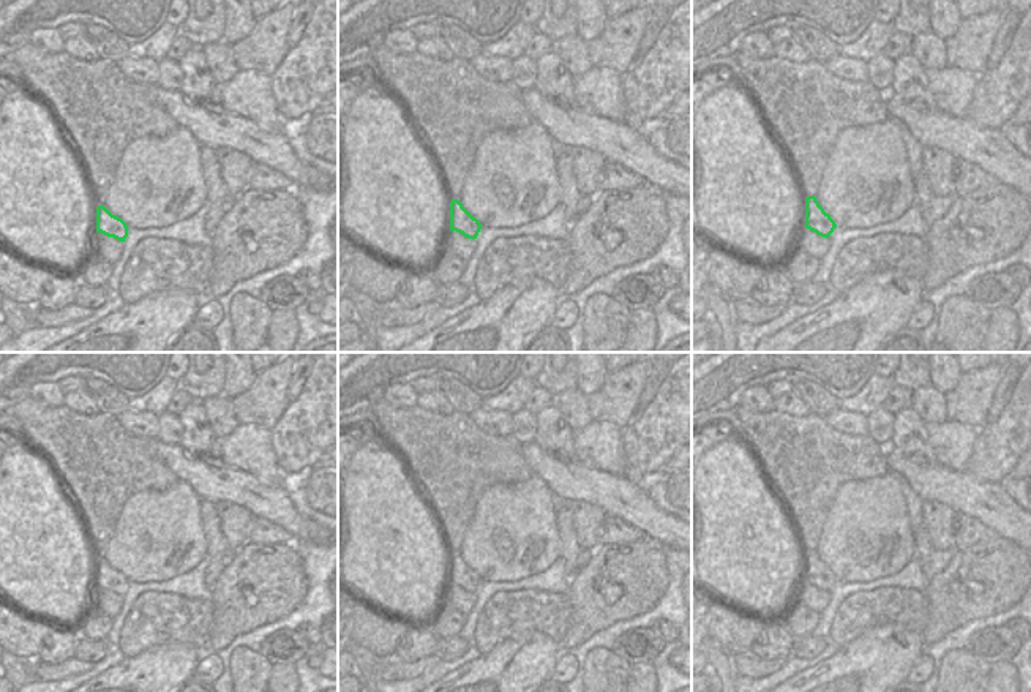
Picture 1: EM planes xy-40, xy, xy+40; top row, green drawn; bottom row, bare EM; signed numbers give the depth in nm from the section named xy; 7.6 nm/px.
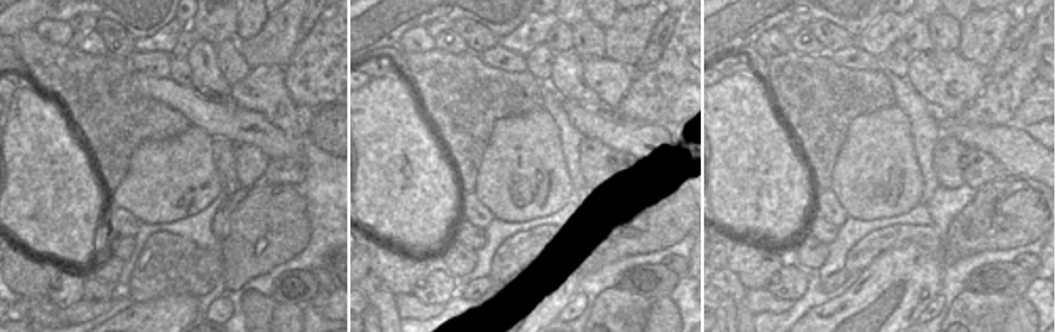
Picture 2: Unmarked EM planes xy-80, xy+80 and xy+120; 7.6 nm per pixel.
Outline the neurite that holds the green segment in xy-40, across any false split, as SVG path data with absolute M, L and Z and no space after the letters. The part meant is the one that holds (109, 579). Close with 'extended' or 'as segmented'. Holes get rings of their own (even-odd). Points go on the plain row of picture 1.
M98 559L96 586L125 596L125 592L128 591L128 580L122 572L112 569L104 559Z | as segmented

